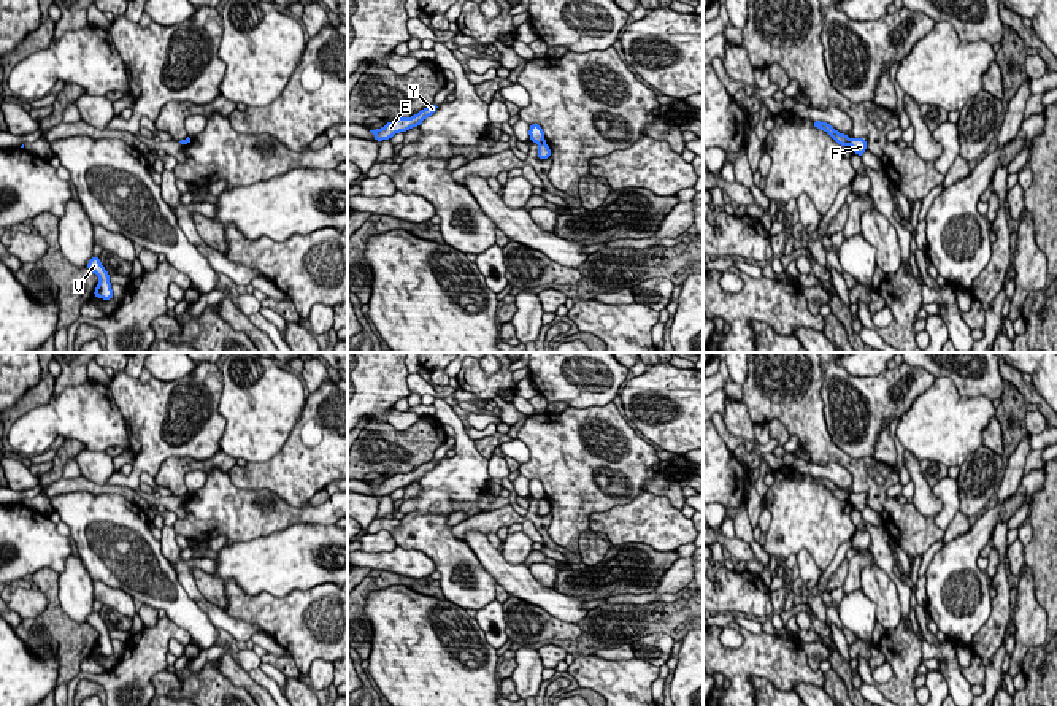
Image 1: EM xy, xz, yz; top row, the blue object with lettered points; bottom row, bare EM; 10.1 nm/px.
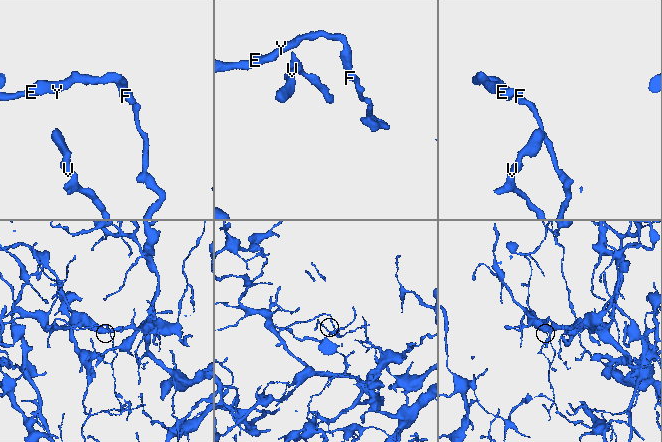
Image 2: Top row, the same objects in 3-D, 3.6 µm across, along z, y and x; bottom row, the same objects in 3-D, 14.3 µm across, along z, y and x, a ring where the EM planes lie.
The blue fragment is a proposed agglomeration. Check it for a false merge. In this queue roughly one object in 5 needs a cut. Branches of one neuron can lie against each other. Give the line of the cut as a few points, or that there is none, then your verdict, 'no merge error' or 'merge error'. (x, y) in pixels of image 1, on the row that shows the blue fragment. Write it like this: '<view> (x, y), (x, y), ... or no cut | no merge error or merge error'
yz (848, 138), (849, 143) | merge error

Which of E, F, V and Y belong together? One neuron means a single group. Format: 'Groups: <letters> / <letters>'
Groups: E Y / F V

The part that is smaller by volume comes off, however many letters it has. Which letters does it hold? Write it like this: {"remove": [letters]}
{"remove": ["F", "V"]}

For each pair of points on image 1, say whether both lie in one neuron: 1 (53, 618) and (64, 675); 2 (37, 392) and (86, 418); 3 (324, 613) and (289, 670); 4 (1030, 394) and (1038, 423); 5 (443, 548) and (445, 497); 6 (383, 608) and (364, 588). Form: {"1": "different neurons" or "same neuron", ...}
{"1": "same neuron", "2": "different neurons", "3": "different neurons", "4": "different neurons", "5": "different neurons", "6": "different neurons"}

